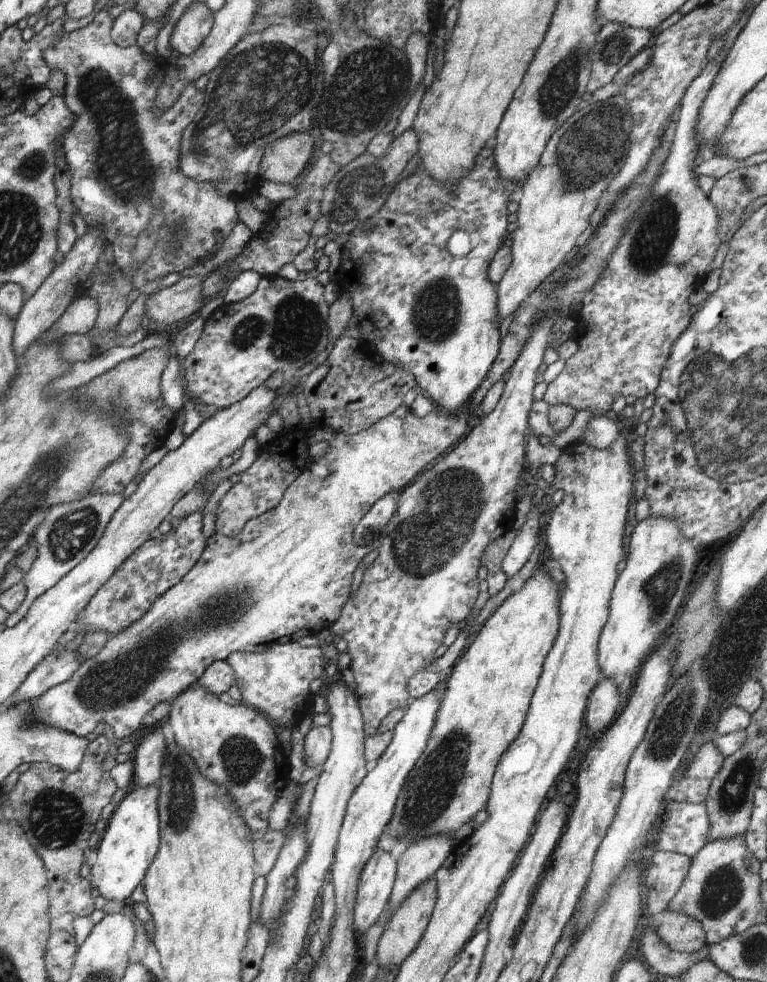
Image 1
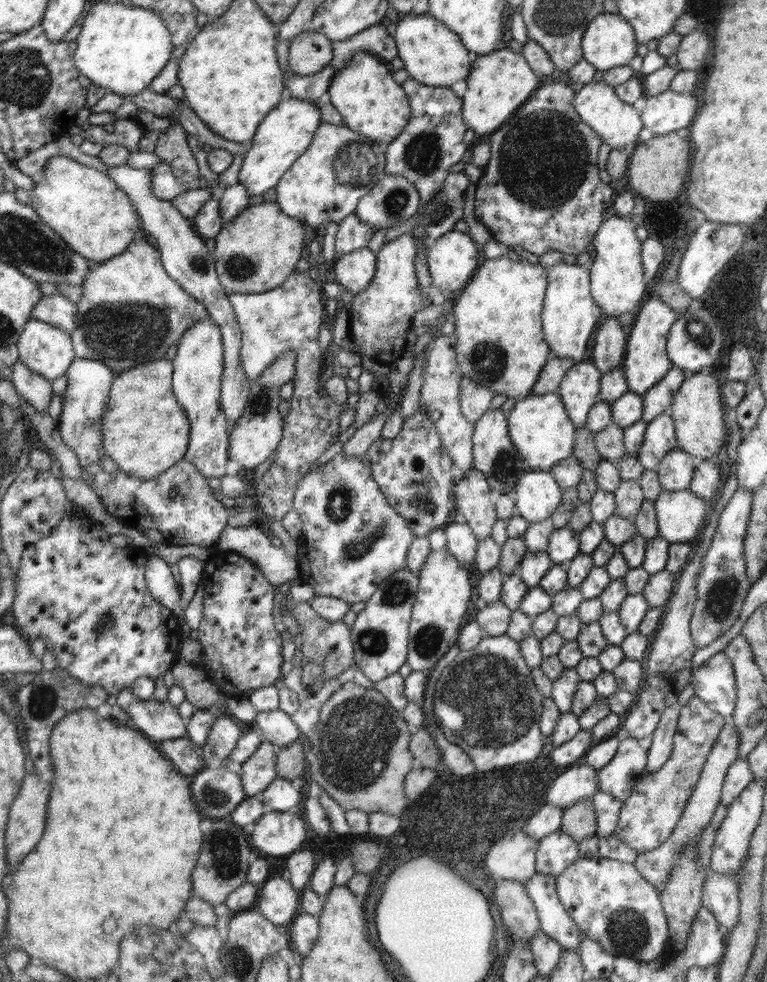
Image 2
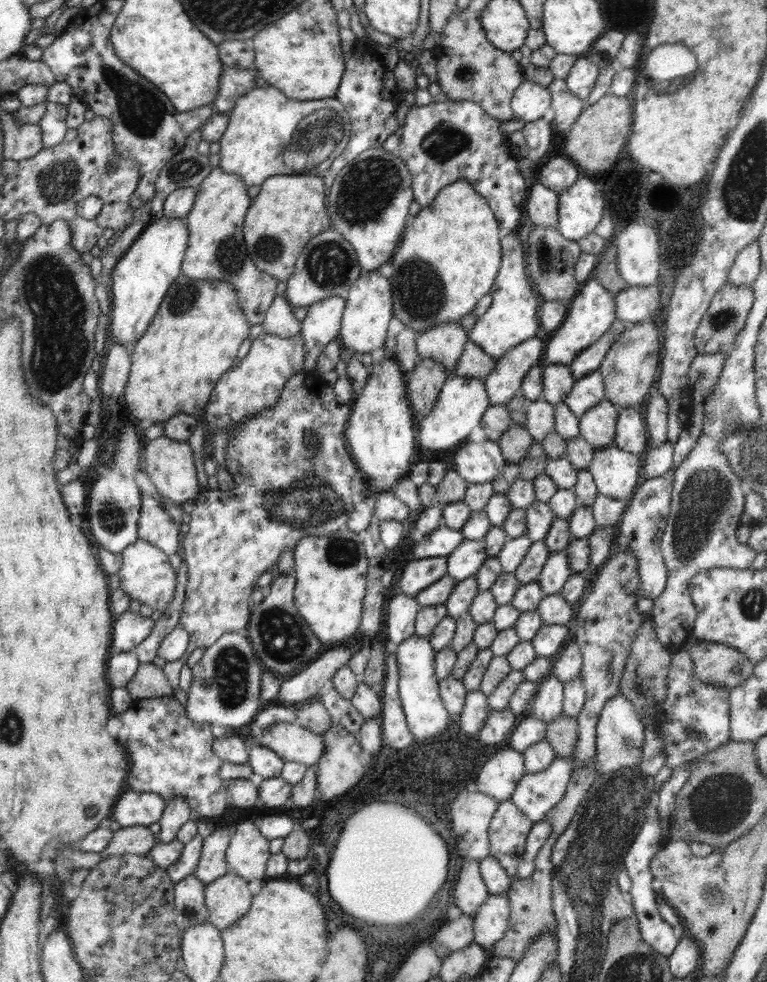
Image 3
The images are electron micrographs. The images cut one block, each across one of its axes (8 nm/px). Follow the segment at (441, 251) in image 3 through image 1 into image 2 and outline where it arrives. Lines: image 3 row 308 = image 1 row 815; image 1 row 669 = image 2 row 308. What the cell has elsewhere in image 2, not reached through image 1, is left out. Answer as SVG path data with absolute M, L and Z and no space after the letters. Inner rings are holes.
M508 256L486 258L478 265L474 276L451 301L455 318L456 350L458 366L463 376L476 384L488 388L490 392L519 400L530 397L532 386L536 384L546 360L552 355L550 345L542 332L542 310L547 287L546 269L540 264L528 261L513 261Z

